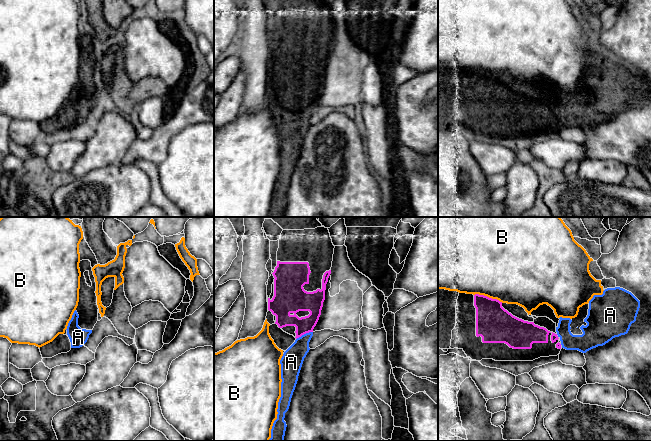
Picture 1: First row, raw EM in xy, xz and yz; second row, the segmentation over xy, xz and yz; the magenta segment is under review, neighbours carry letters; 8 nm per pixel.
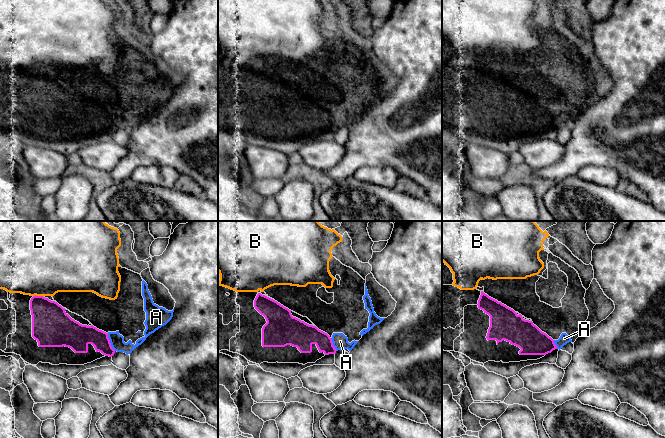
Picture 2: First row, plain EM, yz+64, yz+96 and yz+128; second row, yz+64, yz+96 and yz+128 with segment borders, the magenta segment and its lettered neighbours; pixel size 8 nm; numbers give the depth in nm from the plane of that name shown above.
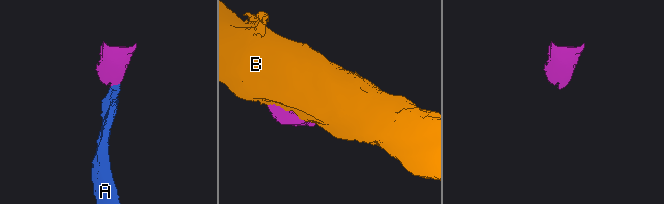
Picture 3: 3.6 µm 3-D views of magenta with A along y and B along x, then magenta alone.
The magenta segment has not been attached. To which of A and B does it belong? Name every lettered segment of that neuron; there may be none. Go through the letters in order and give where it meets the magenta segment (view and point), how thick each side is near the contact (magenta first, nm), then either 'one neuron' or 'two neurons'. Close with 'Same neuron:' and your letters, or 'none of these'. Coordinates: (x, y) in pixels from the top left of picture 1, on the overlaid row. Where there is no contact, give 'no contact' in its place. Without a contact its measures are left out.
A: meets magenta in xz at (304, 333); 140 nm thick on the magenta side, 170 nm on the other; one neuron
B: meets magenta in yz at (488, 297); 300 nm thick on the magenta side, 500 nm on the other; two neurons
Same neuron: A

